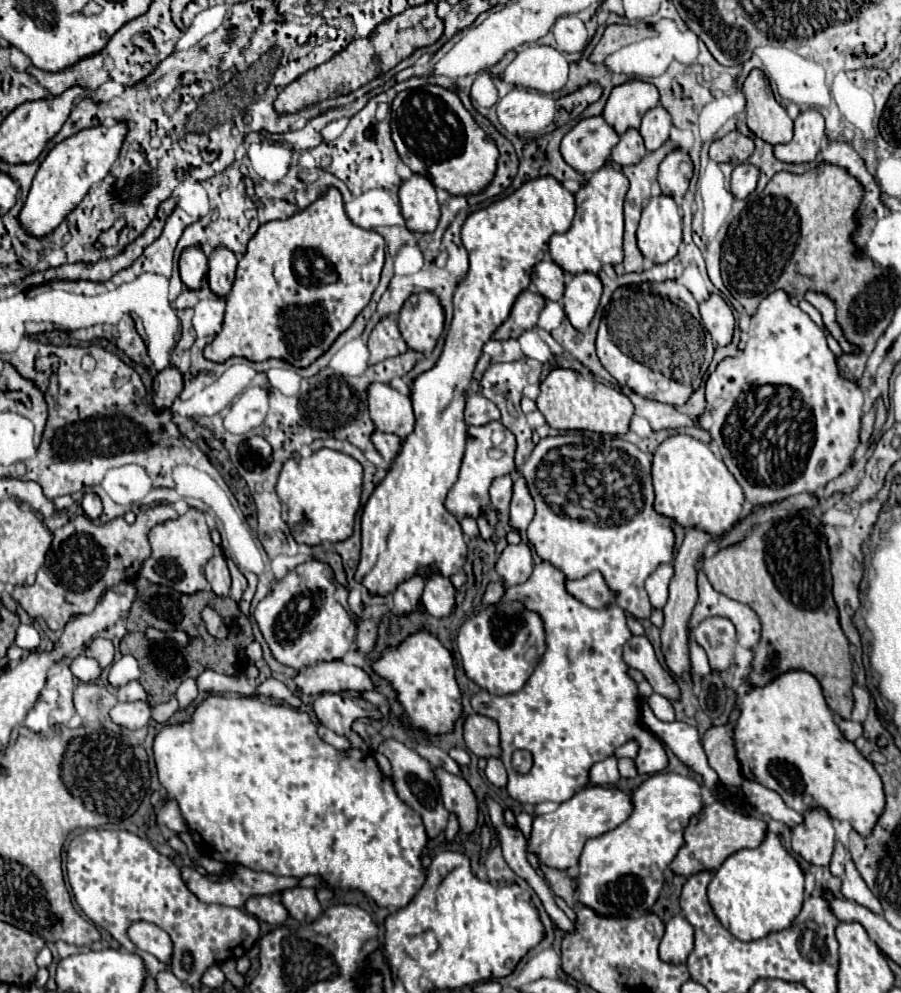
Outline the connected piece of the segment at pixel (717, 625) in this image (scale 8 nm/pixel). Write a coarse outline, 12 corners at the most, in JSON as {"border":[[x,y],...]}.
{"border":[[708,618],[692,630],[712,670],[734,662],[736,634],[728,618]]}

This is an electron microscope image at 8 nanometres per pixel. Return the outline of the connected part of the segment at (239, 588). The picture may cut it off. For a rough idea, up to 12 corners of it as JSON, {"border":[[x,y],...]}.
{"border":[[228,560],[228,568],[232,574],[232,598],[240,602],[246,590],[246,578]]}

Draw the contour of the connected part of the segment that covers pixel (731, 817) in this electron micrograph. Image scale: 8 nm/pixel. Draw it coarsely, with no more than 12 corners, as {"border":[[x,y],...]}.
{"border":[[722,802],[684,830],[672,860],[678,876],[718,870],[756,848],[768,824]]}

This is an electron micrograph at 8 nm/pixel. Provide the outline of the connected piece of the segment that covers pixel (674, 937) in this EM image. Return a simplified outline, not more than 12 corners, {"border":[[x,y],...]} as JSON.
{"border":[[684,916],[666,924],[664,962],[682,964],[694,948],[694,928]]}

